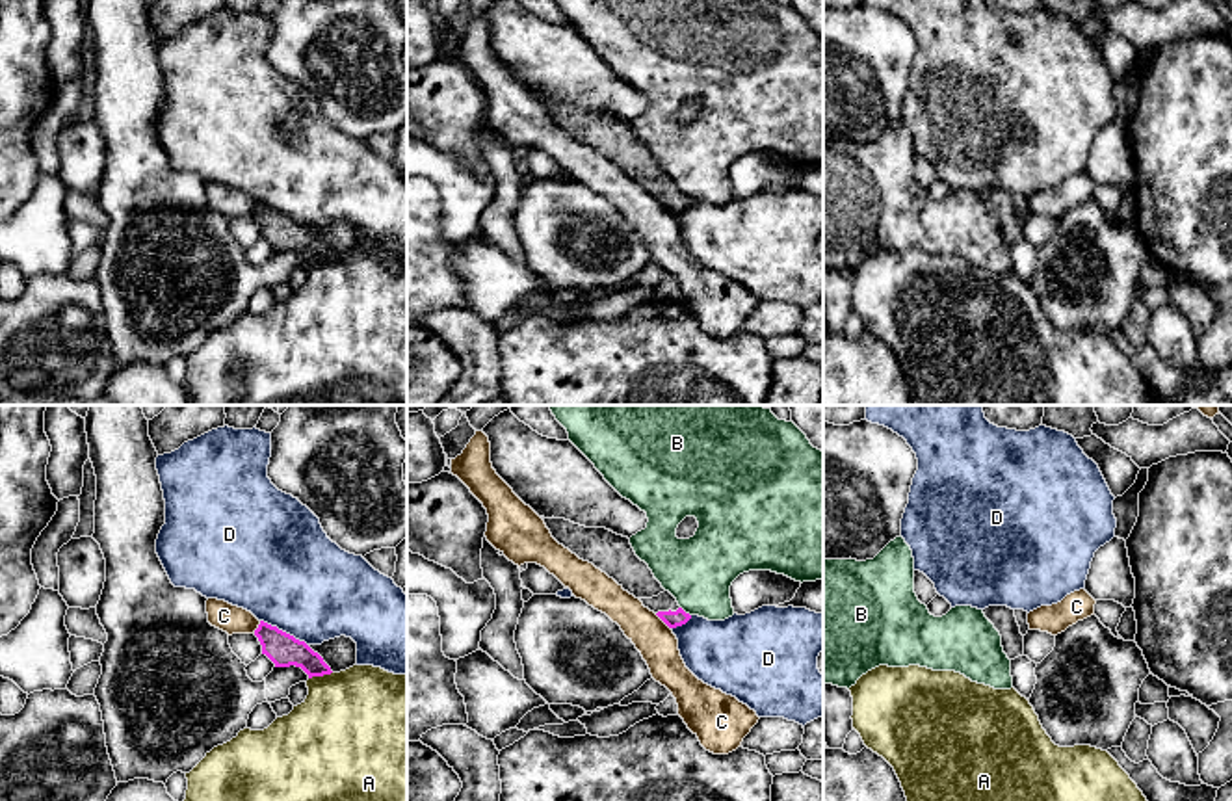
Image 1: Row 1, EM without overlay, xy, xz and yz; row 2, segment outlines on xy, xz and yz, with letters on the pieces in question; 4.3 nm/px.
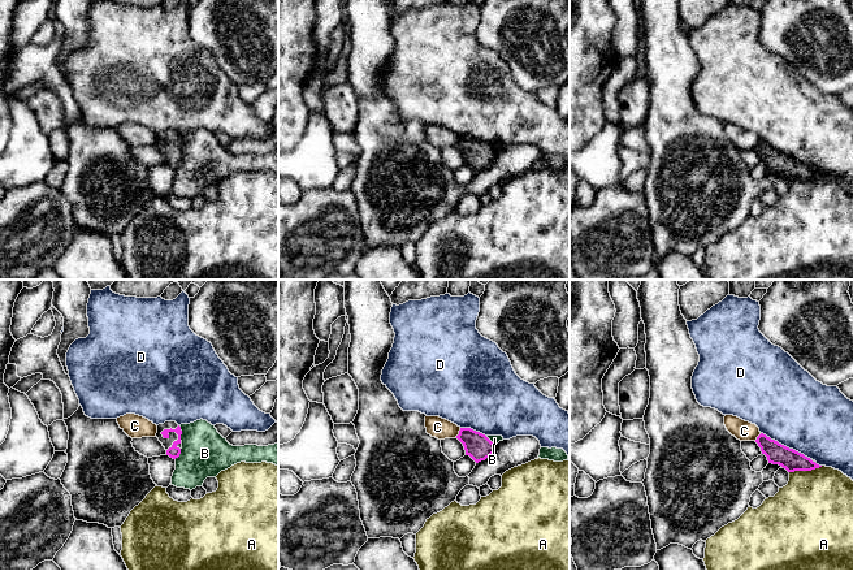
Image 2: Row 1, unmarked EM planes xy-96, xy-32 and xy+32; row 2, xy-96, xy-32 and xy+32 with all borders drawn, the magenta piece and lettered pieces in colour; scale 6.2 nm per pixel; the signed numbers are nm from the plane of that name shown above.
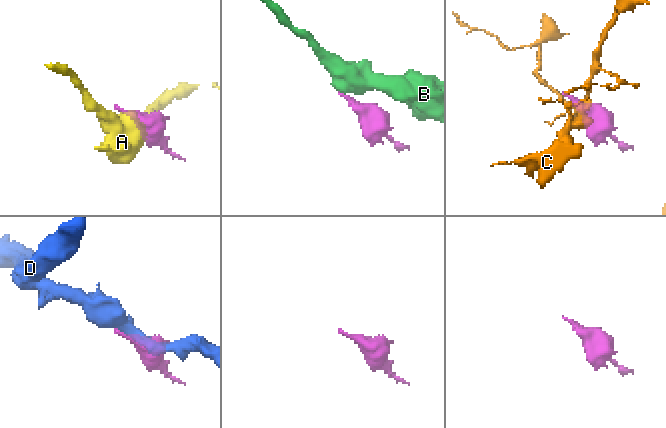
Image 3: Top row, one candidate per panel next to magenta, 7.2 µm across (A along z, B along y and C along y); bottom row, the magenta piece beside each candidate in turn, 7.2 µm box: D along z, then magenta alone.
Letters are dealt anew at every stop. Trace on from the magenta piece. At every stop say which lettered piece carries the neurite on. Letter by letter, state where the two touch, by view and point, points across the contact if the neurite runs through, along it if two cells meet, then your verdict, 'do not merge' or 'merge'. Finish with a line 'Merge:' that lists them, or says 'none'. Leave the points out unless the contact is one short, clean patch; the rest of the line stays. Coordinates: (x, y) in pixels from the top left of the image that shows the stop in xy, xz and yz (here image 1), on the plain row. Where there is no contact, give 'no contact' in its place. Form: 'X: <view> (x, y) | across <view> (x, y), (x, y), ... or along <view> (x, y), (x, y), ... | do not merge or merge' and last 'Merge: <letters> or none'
A: xy (320, 259) | do not merge
B: xz (684, 196) | along xz (681, 190), (690, 199) | do not merge
C: xz (662, 203) | along xz (655, 197), (669, 212) | do not merge
D: xy (285, 216) | do not merge
Merge: none

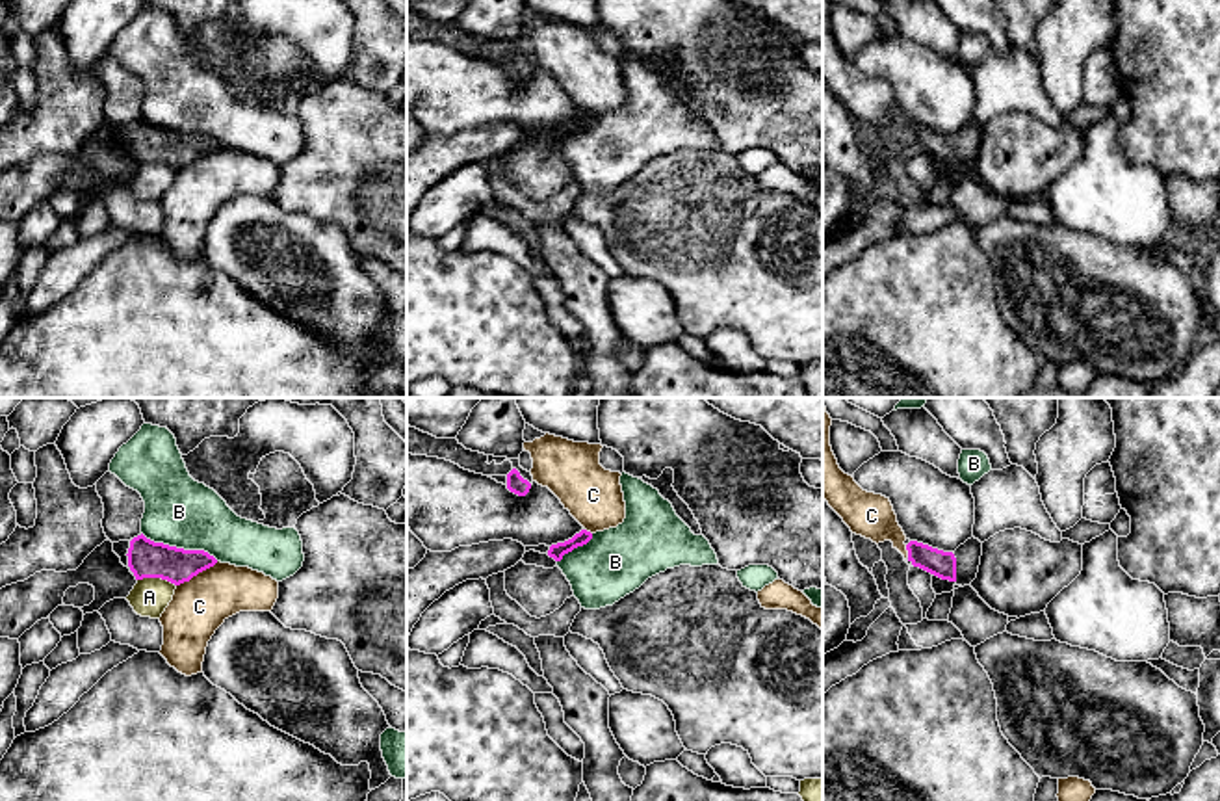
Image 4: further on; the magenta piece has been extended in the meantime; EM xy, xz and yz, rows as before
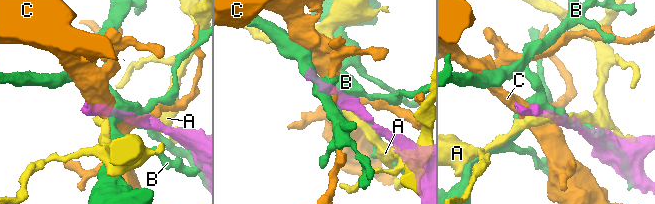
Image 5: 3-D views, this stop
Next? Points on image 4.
A: xy (156, 160) | do not merge
B: xy (181, 132) | do not merge
C: xy (197, 157) | do not merge
Merge: none

